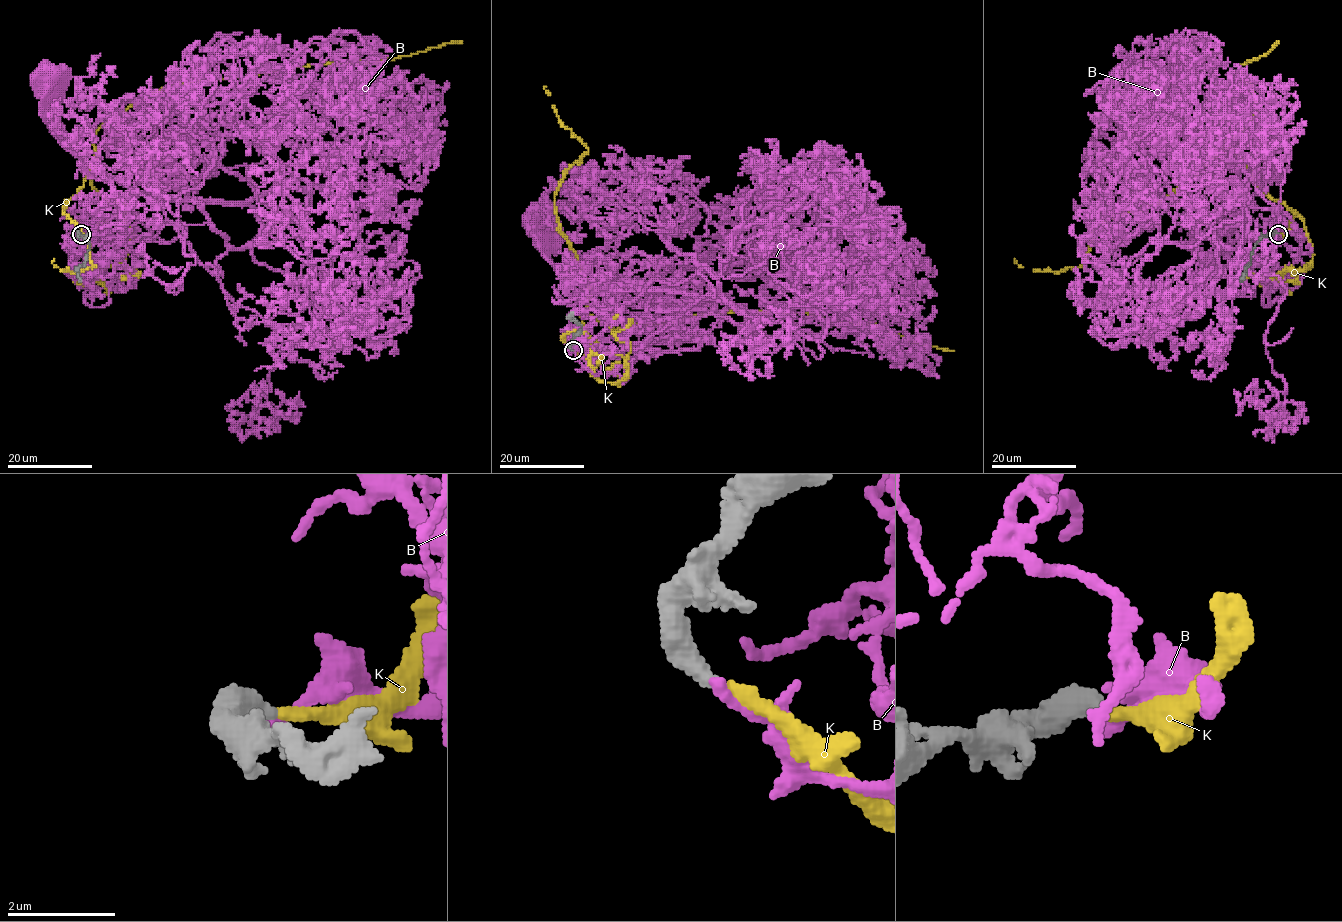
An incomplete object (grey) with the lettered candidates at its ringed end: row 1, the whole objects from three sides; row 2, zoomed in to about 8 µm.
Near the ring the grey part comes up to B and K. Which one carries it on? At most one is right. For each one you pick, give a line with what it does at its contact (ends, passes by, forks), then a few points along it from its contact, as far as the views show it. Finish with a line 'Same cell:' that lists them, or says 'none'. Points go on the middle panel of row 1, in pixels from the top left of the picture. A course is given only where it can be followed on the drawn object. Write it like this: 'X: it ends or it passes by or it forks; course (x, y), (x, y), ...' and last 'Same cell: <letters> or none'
K: it ends; course (573, 350), (604, 368), (617, 359), (583, 328), (588, 285), (587, 312), (615, 328), (811, 313), (954, 351)
Same cell: K

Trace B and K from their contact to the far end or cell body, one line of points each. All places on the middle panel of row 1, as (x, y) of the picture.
B: (572, 350), (637, 350), (713, 297), (708, 288), (753, 321), (710, 298), (582, 281), (551, 261), (536, 227)
K: (573, 350), (604, 368), (617, 359), (583, 328), (588, 285), (587, 312), (615, 328), (811, 313), (954, 351)

